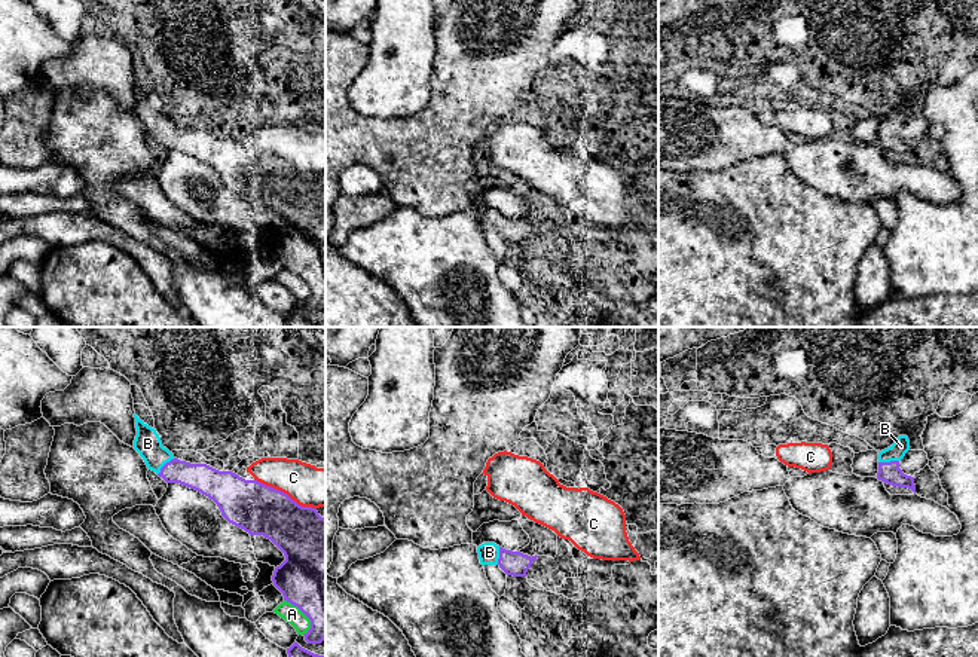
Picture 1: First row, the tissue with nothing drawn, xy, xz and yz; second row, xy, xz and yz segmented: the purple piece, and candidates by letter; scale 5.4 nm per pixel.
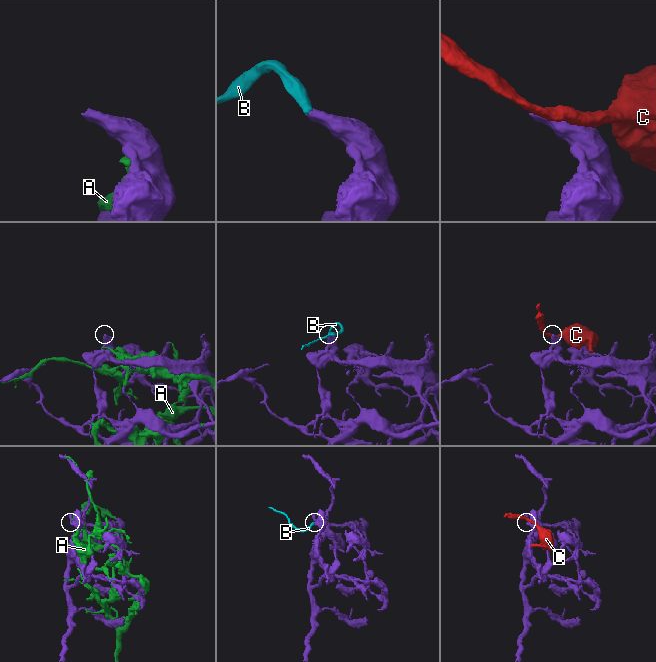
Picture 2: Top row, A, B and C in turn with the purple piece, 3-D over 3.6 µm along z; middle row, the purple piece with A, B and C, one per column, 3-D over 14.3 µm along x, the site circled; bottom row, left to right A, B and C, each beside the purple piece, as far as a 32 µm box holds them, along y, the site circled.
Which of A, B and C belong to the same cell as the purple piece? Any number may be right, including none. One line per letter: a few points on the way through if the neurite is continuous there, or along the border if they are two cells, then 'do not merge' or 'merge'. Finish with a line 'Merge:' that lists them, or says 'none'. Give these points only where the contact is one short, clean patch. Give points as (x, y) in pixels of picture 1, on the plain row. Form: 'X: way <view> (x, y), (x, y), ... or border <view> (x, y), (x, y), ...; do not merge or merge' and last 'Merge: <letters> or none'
A: do not merge
B: way yz (889, 140), (888, 130), (901, 113); merge
C: do not merge
Merge: B

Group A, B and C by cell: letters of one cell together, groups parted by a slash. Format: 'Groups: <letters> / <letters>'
Groups: A / B / C

